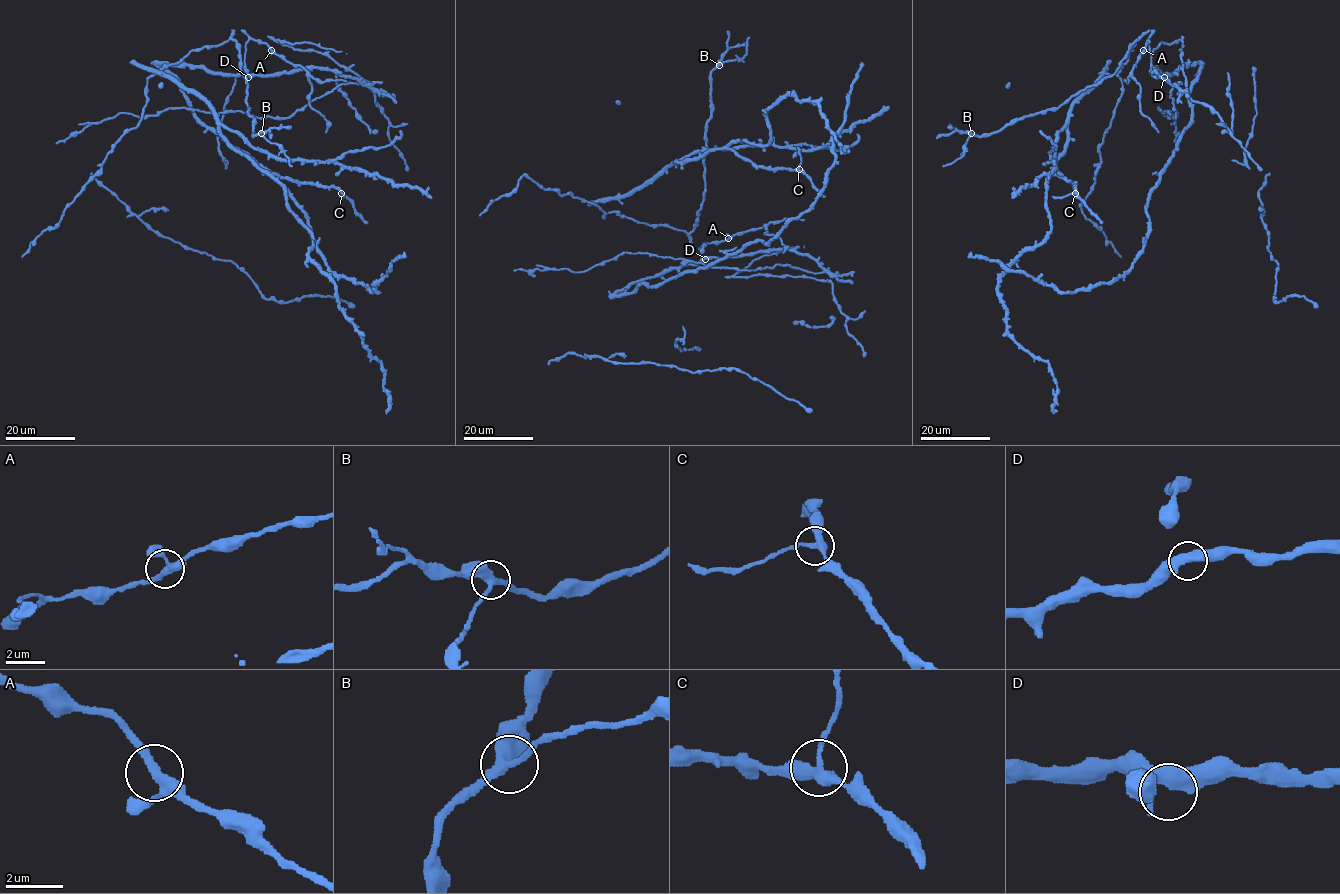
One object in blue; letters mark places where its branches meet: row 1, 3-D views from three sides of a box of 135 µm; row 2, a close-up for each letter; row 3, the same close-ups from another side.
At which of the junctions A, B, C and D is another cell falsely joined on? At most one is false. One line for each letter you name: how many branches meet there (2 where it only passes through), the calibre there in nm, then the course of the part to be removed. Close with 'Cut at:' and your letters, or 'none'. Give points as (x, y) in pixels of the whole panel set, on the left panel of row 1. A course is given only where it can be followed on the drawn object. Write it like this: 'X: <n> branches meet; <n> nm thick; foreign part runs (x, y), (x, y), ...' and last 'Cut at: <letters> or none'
C: 3 branches meet; 280 nm thick
Cut at: C

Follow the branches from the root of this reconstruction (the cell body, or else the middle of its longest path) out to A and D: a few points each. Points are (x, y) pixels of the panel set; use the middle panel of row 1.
A: (702, 246), (705, 242), (718, 243), (728, 238)
D: (702, 246), (705, 259)

